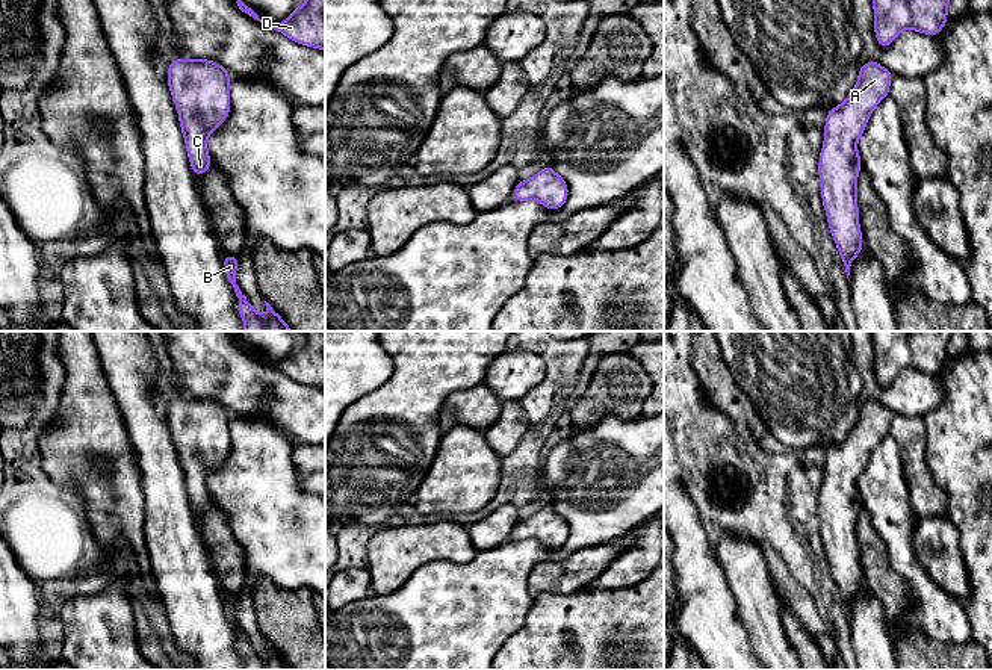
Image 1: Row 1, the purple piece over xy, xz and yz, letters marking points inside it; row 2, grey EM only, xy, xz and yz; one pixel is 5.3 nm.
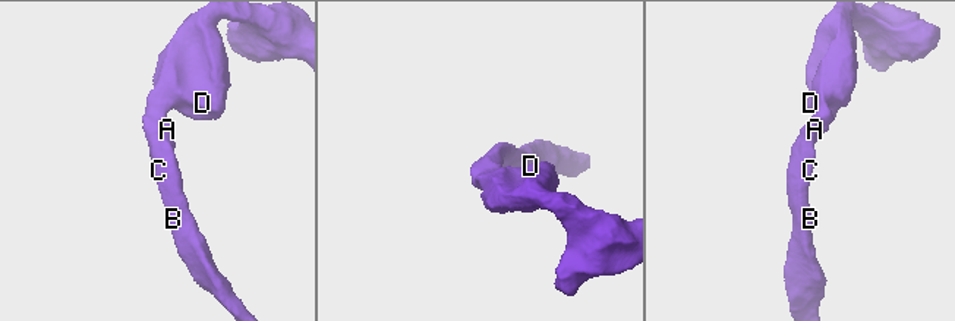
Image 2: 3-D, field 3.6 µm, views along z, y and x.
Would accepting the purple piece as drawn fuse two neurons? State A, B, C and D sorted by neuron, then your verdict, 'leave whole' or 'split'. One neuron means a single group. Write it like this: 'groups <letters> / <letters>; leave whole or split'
groups A B C D; leave whole

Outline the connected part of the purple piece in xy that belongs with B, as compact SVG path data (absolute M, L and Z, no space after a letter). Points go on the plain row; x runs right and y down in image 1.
M222 593L224 610L228 620L233 623L236 635L239 637L237 650L245 662L243 670L293 670L283 656L265 640L266 653L259 653L248 641L246 635L236 623L236 611L239 606L239 594Z

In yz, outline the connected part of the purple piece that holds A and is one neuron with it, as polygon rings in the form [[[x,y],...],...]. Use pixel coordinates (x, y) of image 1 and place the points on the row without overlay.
[[[877,399],[860,404],[854,428],[842,443],[829,448],[824,461],[824,481],[818,498],[821,540],[847,617],[851,600],[863,587],[856,532],[863,504],[857,479],[871,451],[889,436],[892,417],[894,413]]]

